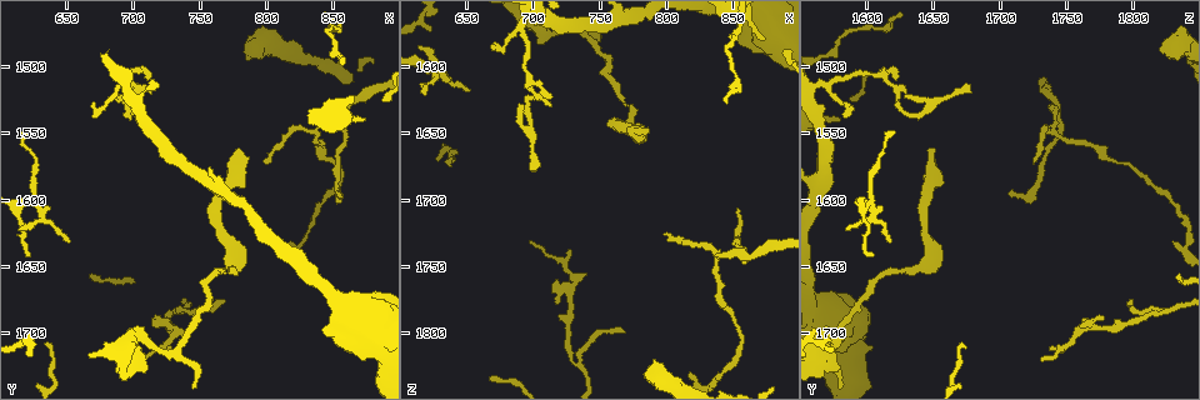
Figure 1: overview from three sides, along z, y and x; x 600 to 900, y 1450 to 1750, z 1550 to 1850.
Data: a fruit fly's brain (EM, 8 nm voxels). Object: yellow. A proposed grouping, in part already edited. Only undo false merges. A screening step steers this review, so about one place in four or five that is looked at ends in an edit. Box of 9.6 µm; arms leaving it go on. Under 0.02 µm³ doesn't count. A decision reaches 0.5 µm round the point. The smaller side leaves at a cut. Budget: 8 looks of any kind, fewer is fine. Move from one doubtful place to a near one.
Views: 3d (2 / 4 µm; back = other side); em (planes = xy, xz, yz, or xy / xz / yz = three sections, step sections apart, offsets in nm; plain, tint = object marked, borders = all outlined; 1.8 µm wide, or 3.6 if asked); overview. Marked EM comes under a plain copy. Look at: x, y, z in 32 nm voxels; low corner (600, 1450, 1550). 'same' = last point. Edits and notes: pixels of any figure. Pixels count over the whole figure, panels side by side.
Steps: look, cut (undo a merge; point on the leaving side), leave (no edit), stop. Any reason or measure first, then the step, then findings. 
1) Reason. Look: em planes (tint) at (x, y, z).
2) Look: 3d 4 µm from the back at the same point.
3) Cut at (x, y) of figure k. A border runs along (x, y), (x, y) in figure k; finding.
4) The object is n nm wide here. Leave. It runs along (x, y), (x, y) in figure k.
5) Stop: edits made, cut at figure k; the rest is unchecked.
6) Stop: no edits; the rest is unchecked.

Look: 3d 2 µm from the back at (838, 1546, 1742).

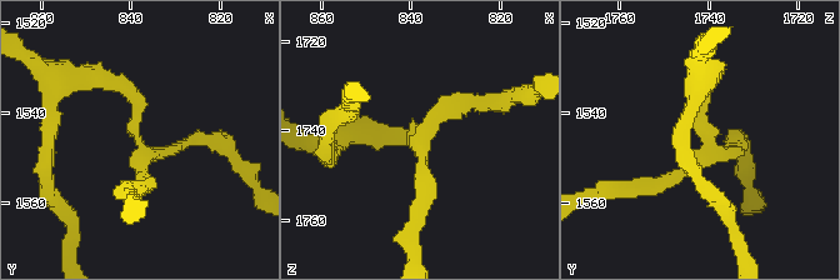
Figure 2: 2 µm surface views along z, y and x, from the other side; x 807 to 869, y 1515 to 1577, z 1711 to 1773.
Look: em xz step 16 (tint) at (838, 1548, 1741).

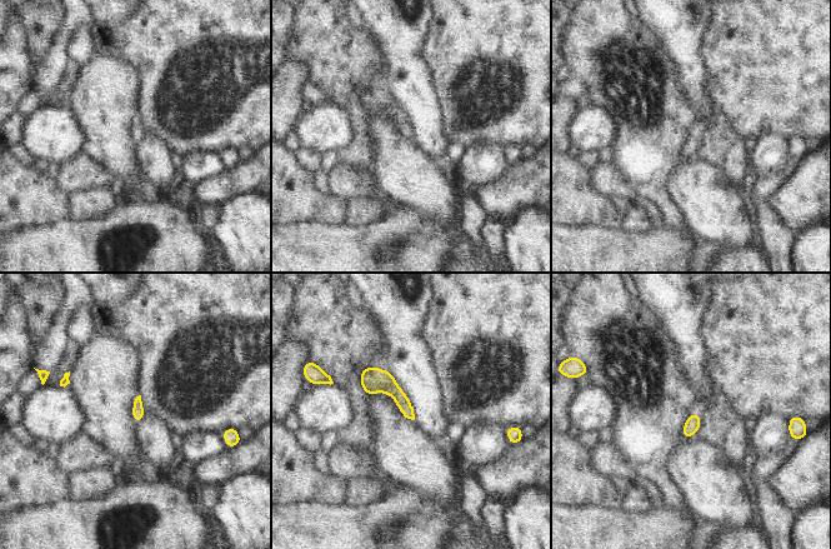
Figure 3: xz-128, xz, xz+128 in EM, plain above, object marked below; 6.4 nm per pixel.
Look: em planes (tint) at the same point.

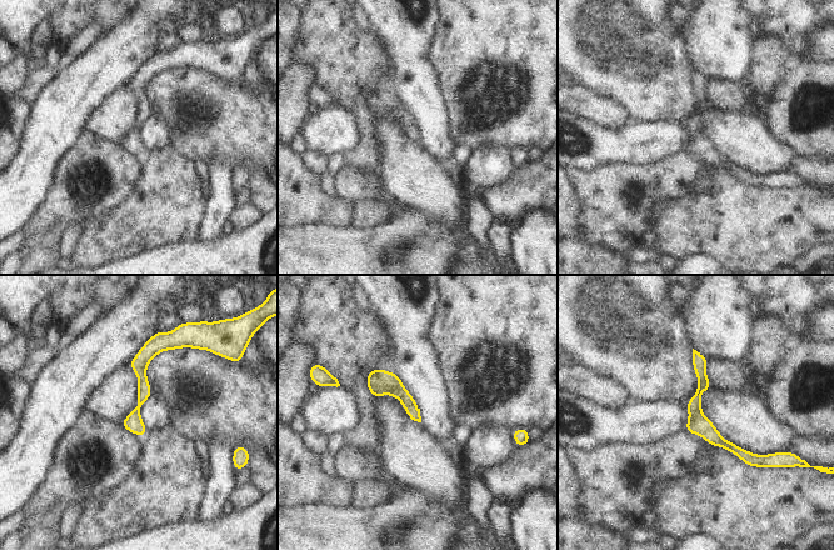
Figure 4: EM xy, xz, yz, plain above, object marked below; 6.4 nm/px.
The object is 90 nm wide here. Leave. It runs along (695, 355), (697, 419), (755, 463) in figure 4; continuous, no second cell.

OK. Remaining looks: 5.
Abrupt turn. Look: 3d 4 µm at (624, 1602, 1604).

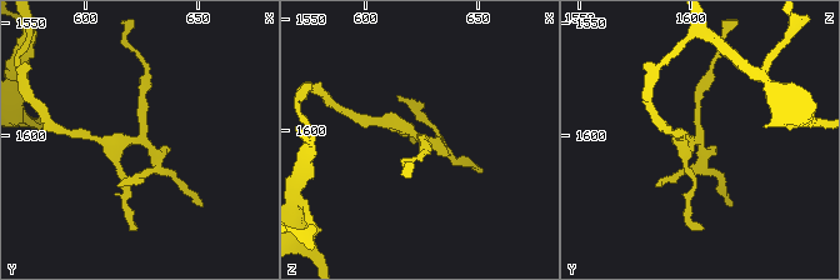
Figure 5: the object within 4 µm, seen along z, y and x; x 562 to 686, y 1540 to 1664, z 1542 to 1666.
Now the EM. Look: em planes (tint) at (624, 1600, 1602).

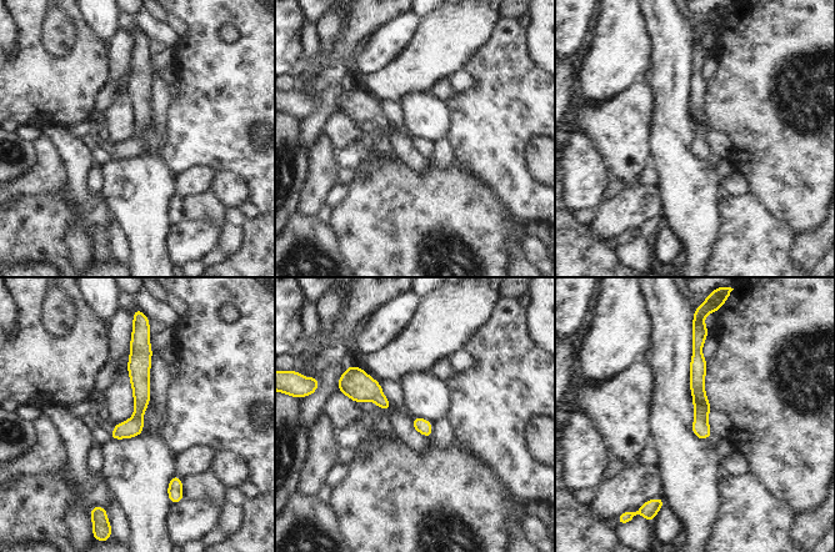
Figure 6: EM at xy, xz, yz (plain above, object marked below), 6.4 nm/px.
The object is 100 nm wide here. Leave. It runs along (141, 342), (139, 412), (113, 436) in figure 6; all the same cell.

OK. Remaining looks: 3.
Three arms meet. Look: 3d 4 µm at (690, 1514, 1568).

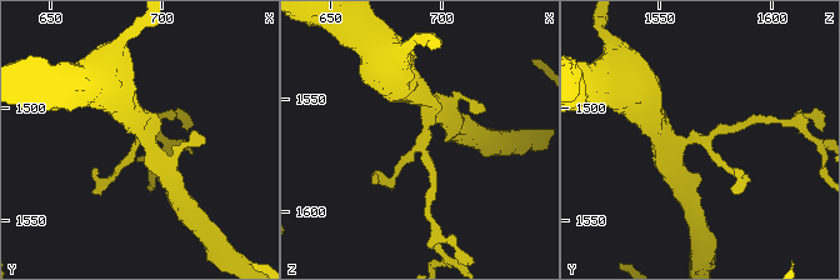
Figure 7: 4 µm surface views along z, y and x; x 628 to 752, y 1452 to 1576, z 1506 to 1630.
Look: em xz step 8 (tint) at (690, 1514, 1569).

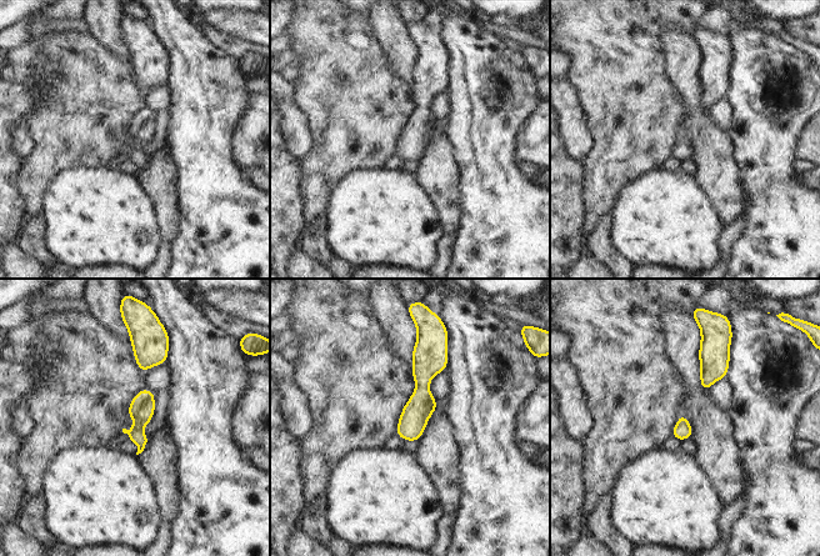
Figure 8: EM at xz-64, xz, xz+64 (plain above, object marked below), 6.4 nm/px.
Another direction. Look: em planes (tint) at the same point.

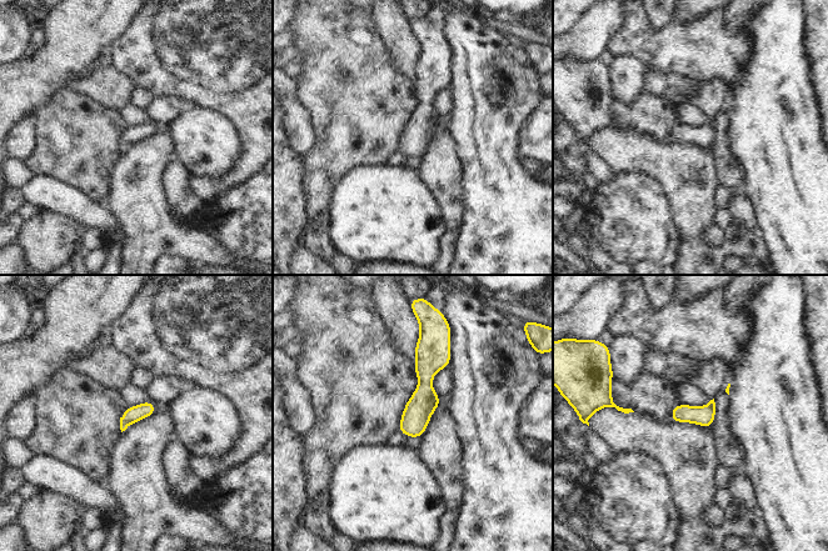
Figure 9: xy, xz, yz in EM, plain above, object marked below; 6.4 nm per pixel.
Leave. It runs along (427, 341), (424, 401), (409, 434) in figure 9; continuous, no second cell.

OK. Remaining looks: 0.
Stop: no edits; the rest is unchecked.

